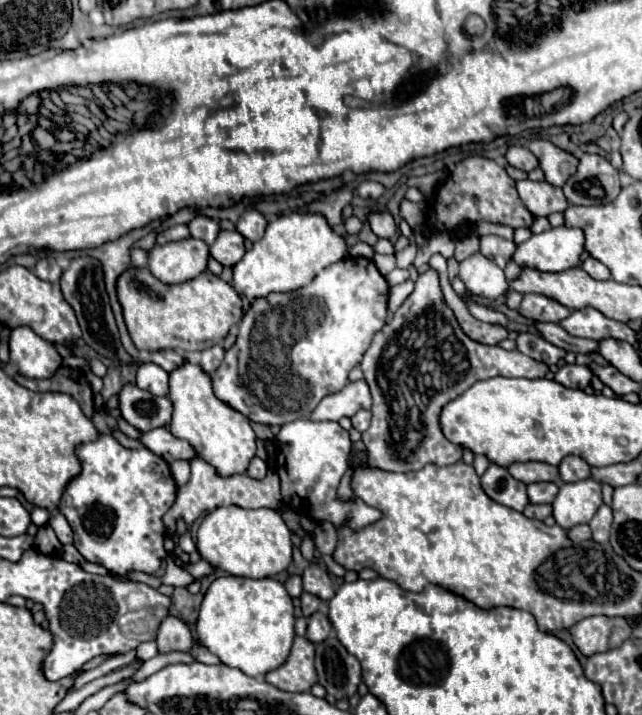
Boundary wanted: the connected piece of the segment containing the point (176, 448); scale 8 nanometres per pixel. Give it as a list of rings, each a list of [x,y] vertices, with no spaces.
[[[155,428],[149,432],[141,432],[139,442],[169,464],[175,460],[183,460],[183,458],[185,460],[195,458],[195,450],[187,442],[175,438],[167,428]]]

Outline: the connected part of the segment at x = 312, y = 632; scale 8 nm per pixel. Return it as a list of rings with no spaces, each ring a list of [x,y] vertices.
[[[315,612],[307,624],[307,638],[311,642],[323,642],[329,634],[331,634],[331,622],[329,622],[327,614]]]

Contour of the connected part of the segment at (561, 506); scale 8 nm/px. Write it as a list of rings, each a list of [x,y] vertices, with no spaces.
[[[585,478],[559,488],[553,500],[553,516],[561,528],[569,530],[577,524],[587,524],[601,504],[601,484]]]

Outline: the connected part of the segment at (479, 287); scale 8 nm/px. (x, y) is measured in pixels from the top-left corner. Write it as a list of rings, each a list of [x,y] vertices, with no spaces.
[[[479,252],[459,262],[459,276],[473,296],[495,300],[507,292],[507,278],[503,270]]]

